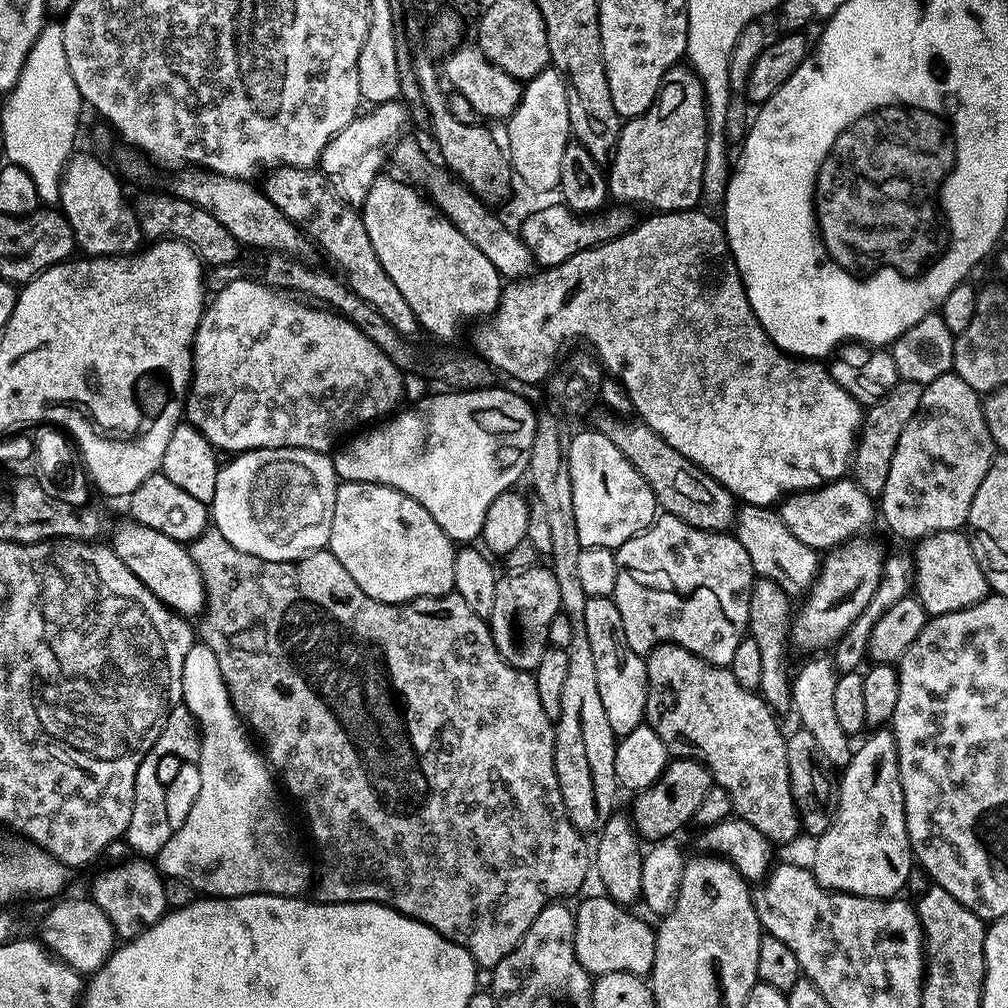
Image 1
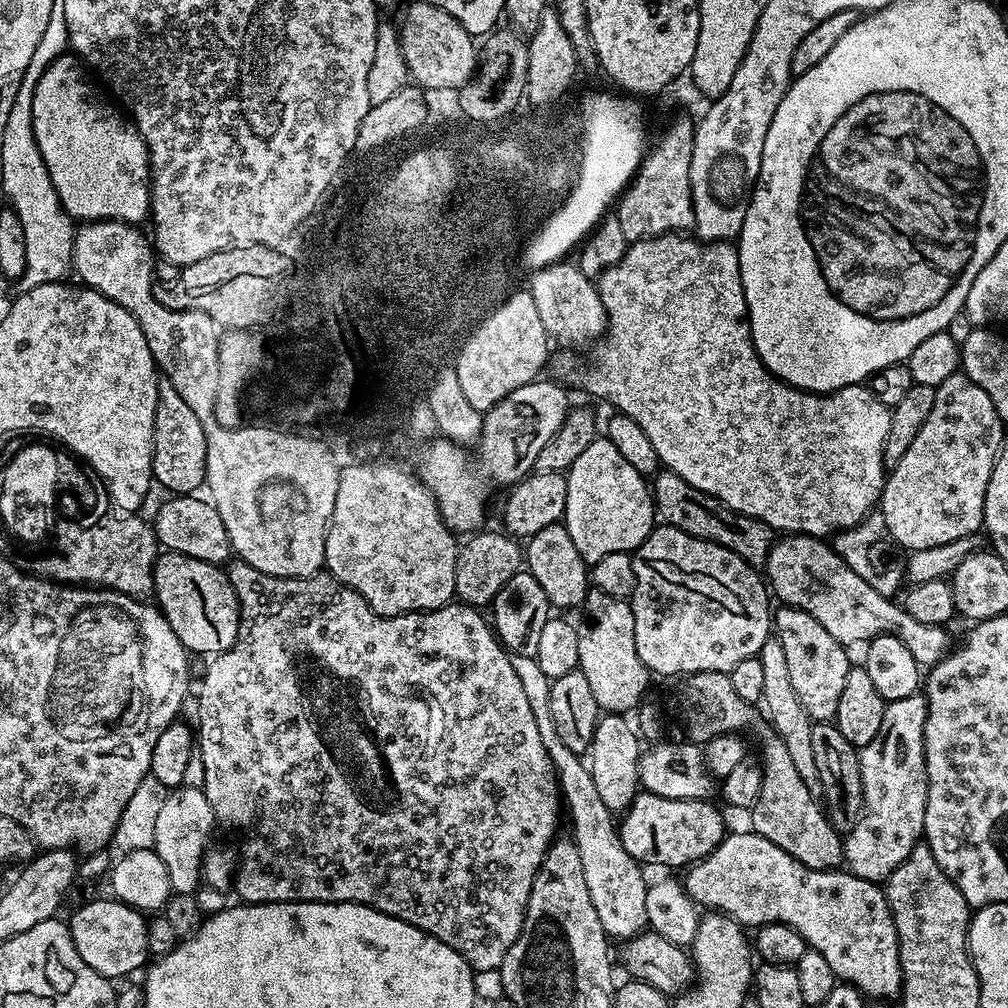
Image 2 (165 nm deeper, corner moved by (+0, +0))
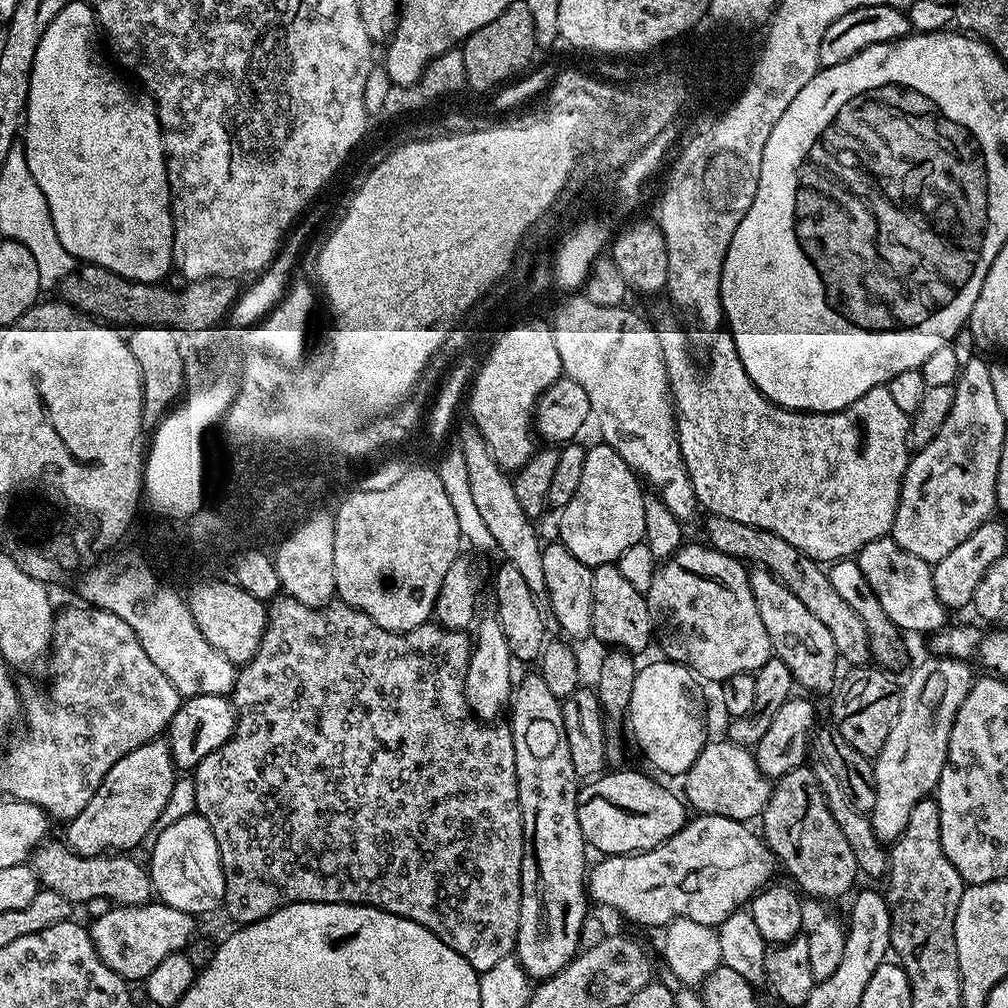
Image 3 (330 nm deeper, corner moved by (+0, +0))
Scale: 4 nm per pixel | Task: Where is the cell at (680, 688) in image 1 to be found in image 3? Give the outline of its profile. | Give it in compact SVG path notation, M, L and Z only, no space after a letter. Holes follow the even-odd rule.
M811 767L795 768L775 781L772 797L762 813L763 820L763 839L783 871L785 868L792 875L791 883L805 897L832 900L835 896L847 897L853 891L852 883L858 877L854 850L850 850L842 830L838 830L838 822L830 814L822 786L818 786Z

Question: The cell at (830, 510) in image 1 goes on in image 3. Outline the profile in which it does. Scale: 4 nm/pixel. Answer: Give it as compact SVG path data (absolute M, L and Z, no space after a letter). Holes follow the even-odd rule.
M891 535L878 538L874 542L866 542L866 546L862 546L854 559L866 582L870 582L874 589L878 602L882 602L882 610L886 610L890 622L894 622L901 633L931 634L940 631L949 623L949 609L944 607L938 594L934 594L932 564L902 550L902 546L898 546L898 542L893 540Z

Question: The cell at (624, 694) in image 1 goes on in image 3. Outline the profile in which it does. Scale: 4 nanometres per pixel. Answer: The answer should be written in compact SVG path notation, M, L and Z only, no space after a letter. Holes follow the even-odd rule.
M615 564L592 569L592 636L613 649L637 654L654 640L654 629L645 593L634 590Z

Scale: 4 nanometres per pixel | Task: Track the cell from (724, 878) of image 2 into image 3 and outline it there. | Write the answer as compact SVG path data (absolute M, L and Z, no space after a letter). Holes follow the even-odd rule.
M696 814L685 823L684 828L678 833L670 837L666 842L662 842L656 848L652 848L649 852L632 852L629 856L604 856L596 865L591 865L590 871L586 876L586 892L593 901L596 900L604 908L613 908L616 912L621 912L628 920L633 920L636 924L645 924L648 928L656 928L659 926L667 926L676 919L690 919L693 922L707 924L711 926L719 926L731 912L743 909L745 905L751 901L753 895L765 887L773 879L772 876L778 872L778 861L772 854L772 849L759 835L756 836L751 832L747 823L739 820L731 820L725 816L706 816Z

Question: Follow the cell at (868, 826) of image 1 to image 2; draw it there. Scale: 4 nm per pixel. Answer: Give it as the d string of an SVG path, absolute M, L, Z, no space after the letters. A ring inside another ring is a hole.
M920 694L887 701L882 714L882 726L878 734L874 734L874 742L859 749L858 779L862 807L854 830L850 830L843 837L843 863L847 871L853 872L858 878L877 882L887 881L891 872L908 857L910 850L914 850L914 846L921 843L928 801L928 779L924 761L924 726L927 713L928 702Z

